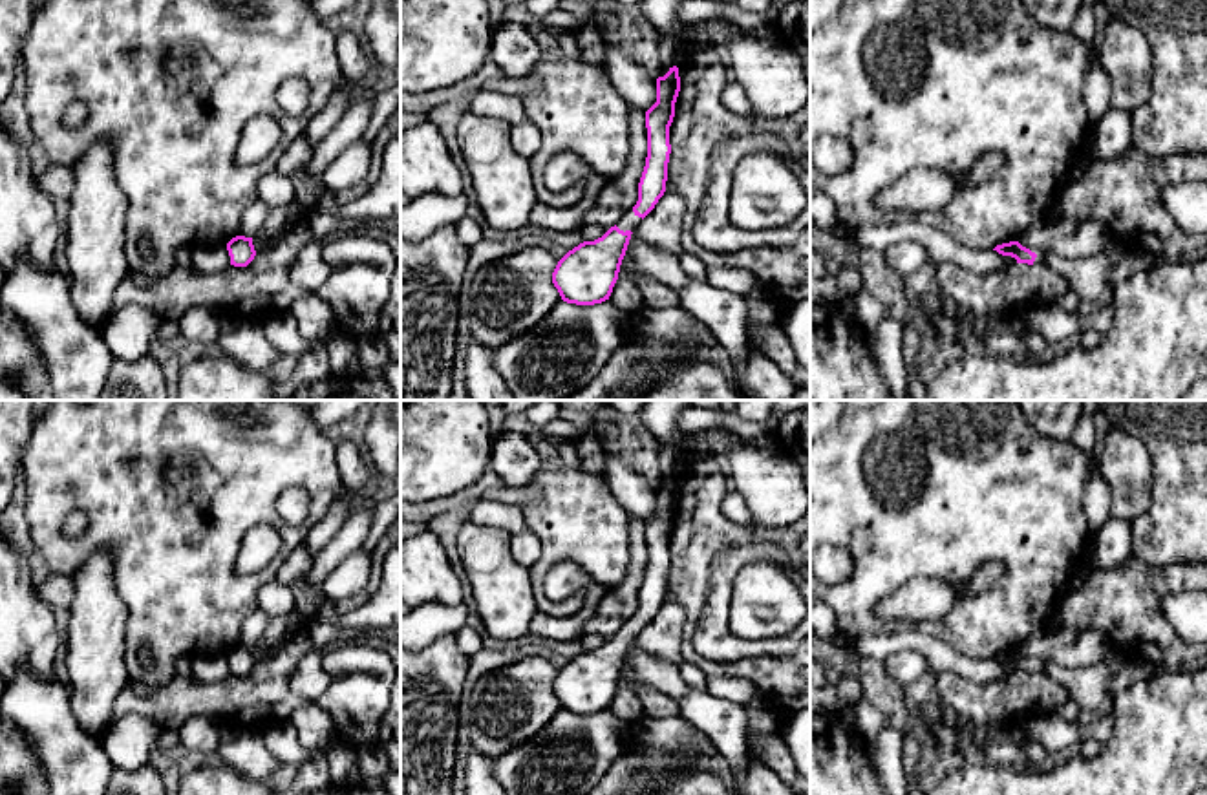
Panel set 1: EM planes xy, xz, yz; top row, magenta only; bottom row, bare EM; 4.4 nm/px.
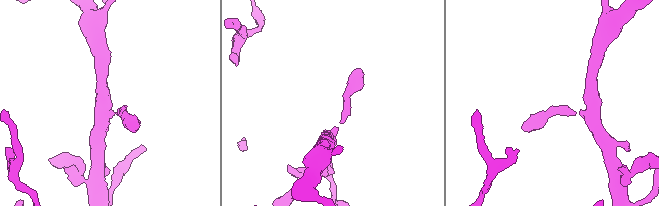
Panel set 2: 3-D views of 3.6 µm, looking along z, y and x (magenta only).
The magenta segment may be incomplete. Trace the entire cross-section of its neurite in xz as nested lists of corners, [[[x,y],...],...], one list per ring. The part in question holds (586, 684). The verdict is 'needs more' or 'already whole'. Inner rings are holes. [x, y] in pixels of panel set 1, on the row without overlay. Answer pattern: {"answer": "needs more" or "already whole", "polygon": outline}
{"answer": "needs more", "polygon": [[[678,477],[657,488],[657,512],[646,521],[647,567],[636,614],[602,647],[569,660],[552,682],[552,693],[567,713],[594,715],[609,709],[618,689],[631,643],[666,601],[671,563],[669,535],[680,501]]]}

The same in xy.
{"answer": "already whole", "polygon": [[[245,645],[232,647],[227,652],[227,660],[230,665],[230,674],[234,676],[247,676],[256,665],[252,647],[245,647]]]}

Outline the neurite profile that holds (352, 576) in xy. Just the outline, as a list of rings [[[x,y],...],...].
[[[364,548],[355,550],[342,559],[324,581],[324,596],[336,603],[340,599],[362,594],[369,585],[371,554]]]

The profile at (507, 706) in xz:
[[[530,656],[475,680],[463,709],[472,751],[494,762],[538,735],[561,711],[552,693],[558,671],[550,660]]]

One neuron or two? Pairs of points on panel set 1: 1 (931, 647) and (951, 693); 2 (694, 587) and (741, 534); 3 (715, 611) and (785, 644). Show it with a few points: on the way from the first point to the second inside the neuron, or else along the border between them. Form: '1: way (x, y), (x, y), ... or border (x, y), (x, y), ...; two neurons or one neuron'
1: border (939, 671), (953, 671), (984, 684); two neurons
2: way (694, 571), (694, 565), (725, 534); one neuron
3: way (721, 633), (736, 647), (763, 647); one neuron

